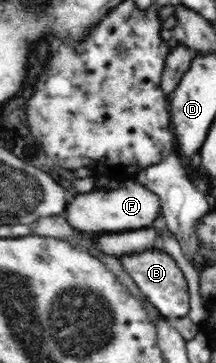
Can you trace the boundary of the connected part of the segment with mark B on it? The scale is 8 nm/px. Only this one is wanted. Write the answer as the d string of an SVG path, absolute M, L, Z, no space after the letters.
M160 248L145 250L141 254L123 254L118 260L161 316L172 320L188 315L190 310L188 281L175 259L167 252L163 252Z

